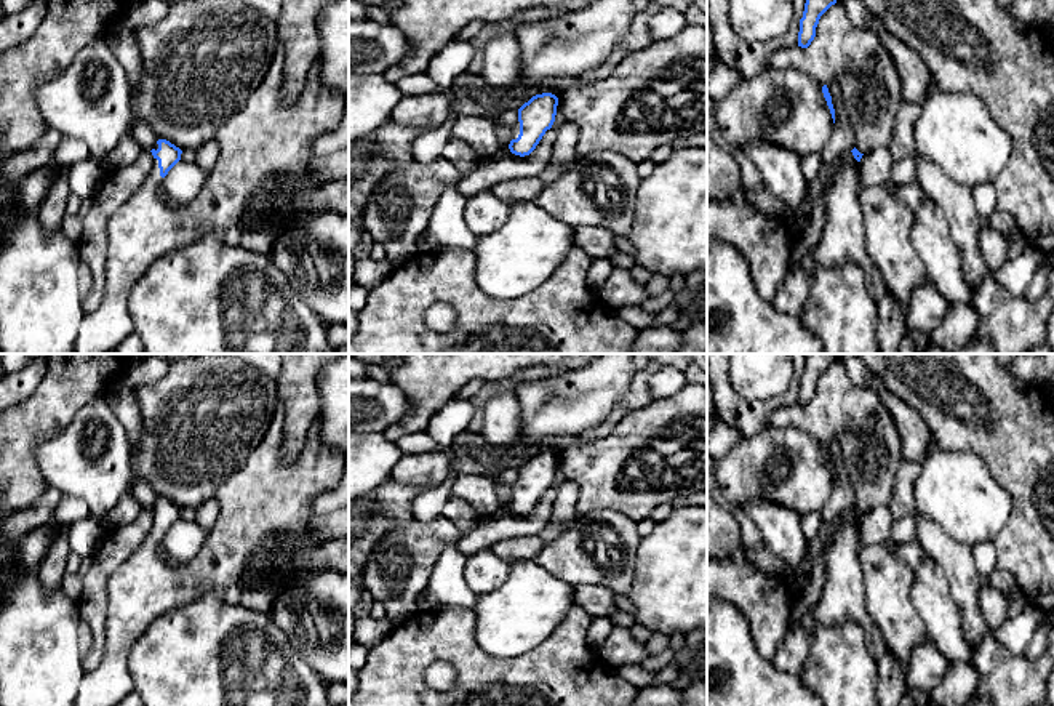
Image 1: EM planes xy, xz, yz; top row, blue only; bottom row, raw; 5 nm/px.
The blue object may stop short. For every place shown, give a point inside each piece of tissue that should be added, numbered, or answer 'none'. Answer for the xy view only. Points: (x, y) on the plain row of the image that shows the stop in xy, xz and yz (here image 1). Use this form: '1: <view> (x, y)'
1: xy (259, 545)

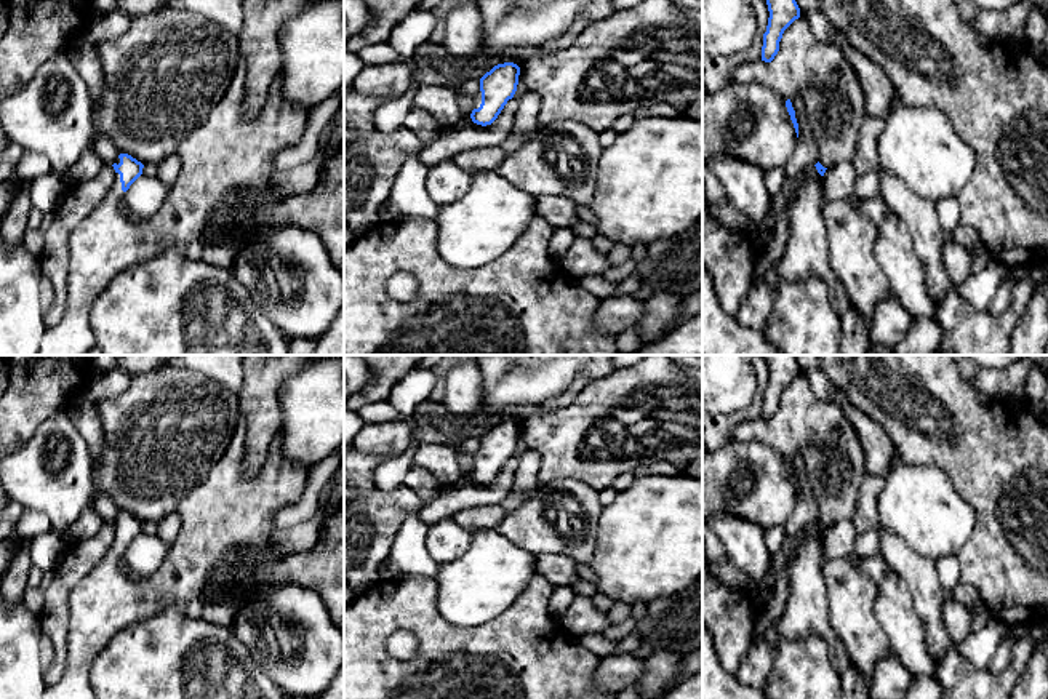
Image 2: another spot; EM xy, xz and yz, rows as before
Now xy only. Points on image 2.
1: xy (221, 559)

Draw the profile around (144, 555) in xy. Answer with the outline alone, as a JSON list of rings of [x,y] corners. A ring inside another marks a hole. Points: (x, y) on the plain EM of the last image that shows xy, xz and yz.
[[[141,533],[125,550],[128,569],[144,577],[152,576],[168,552],[168,545],[157,534]]]

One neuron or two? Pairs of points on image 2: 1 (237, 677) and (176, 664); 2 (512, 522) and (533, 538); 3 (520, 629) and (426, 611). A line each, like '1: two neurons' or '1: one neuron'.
1: one neuron
2: one neuron
3: one neuron

